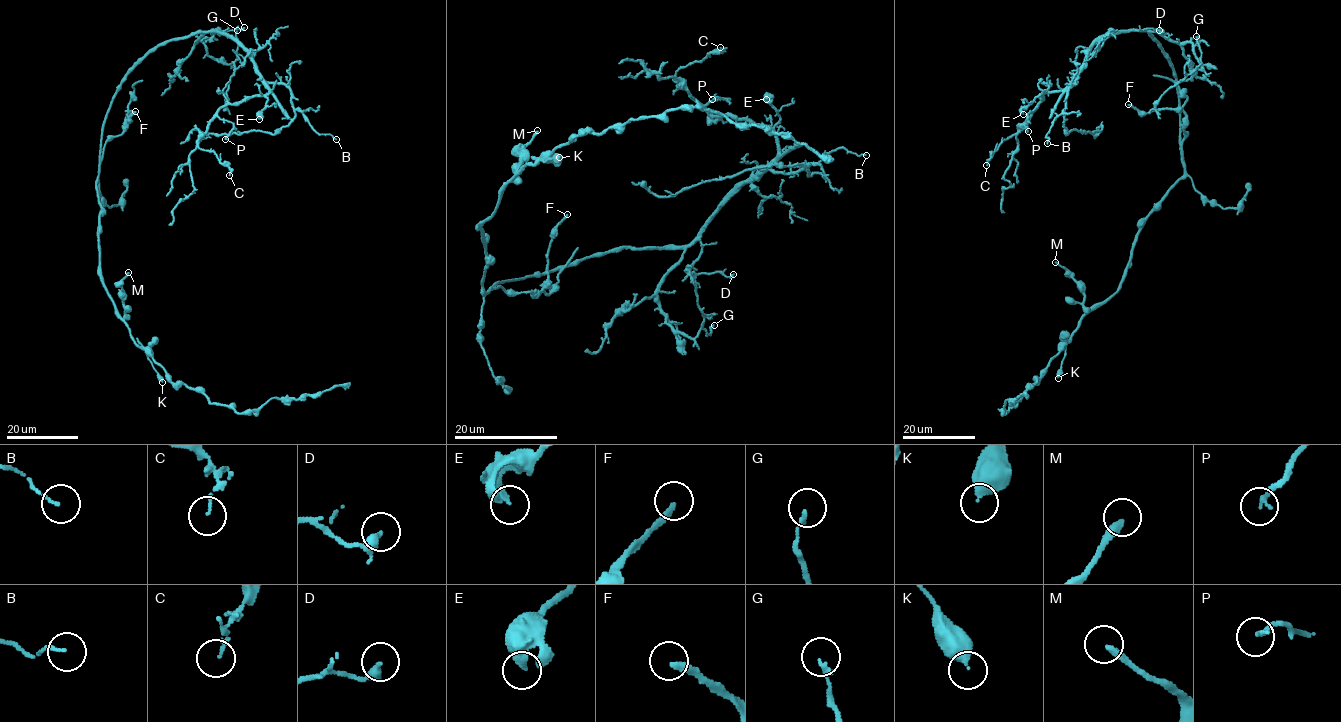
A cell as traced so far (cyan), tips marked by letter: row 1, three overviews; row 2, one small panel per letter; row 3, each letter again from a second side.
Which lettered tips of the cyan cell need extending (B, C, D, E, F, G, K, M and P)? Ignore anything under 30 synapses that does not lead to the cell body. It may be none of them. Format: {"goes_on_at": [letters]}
{"goes_on_at": []}

